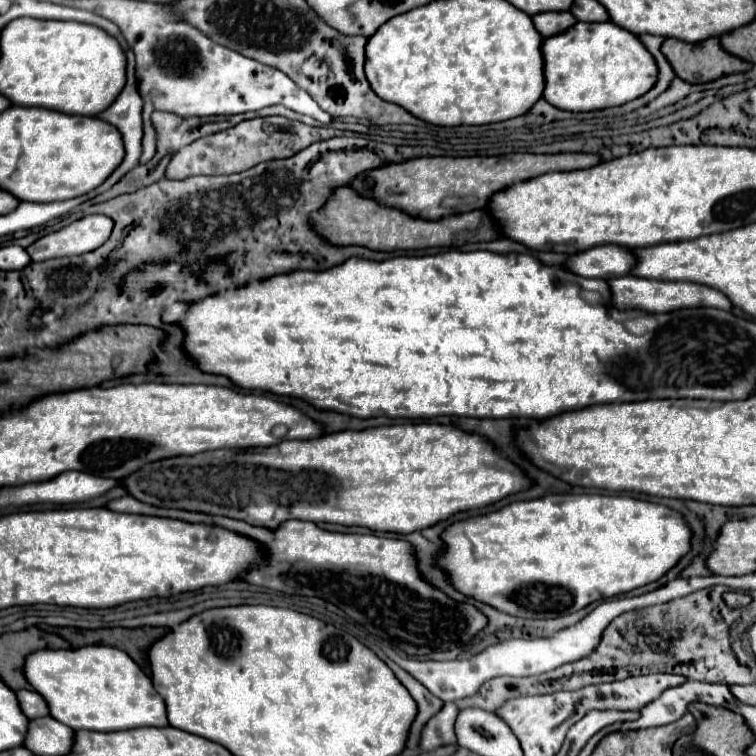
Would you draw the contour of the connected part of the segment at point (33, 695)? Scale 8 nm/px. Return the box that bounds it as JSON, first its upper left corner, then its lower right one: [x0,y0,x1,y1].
[16,689,48,719]

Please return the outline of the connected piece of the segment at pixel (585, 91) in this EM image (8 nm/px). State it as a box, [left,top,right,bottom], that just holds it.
[544,23,658,111]

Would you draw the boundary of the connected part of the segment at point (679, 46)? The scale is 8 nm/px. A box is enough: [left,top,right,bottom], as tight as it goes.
[662,37,752,83]

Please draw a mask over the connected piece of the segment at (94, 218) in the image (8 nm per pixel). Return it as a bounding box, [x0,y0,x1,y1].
[26,215,112,261]

